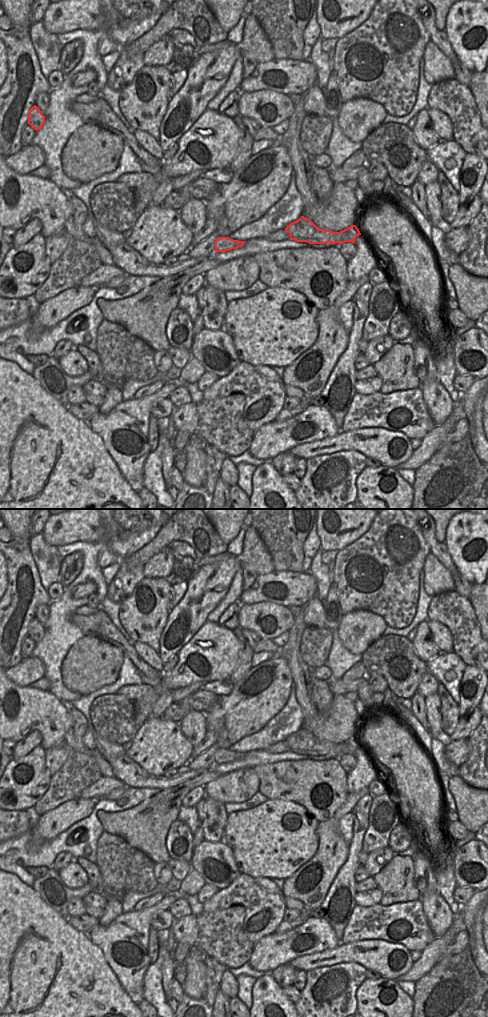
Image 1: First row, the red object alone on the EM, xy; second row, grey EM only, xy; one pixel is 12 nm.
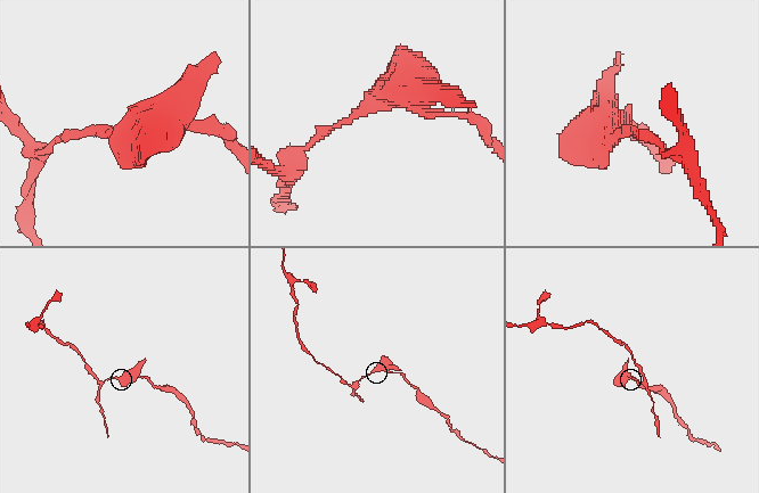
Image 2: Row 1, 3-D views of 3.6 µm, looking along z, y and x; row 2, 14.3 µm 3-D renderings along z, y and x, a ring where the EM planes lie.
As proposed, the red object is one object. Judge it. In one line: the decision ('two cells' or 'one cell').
two cells

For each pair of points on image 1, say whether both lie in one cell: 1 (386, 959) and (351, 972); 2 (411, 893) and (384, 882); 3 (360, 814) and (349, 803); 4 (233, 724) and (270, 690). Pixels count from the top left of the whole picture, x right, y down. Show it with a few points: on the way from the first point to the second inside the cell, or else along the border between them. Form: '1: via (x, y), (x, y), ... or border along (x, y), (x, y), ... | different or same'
1: border along (341, 963), (356, 962), (365, 969) | different
2: via (404, 890), (394, 882), (391, 882) | same
3: border along (368, 793), (360, 798), (350, 812) | different
4: via (242, 715), (261, 696) | same

